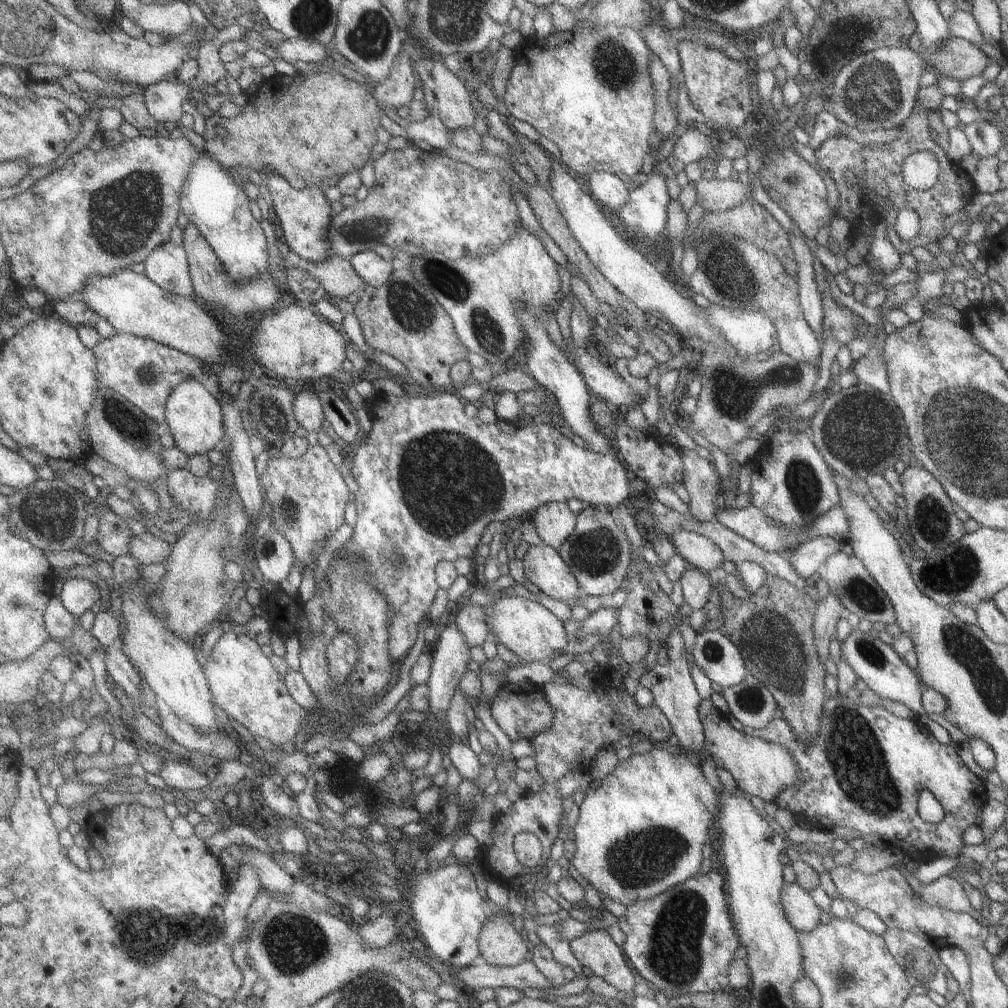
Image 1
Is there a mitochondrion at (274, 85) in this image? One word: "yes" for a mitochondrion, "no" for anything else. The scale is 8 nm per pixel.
no

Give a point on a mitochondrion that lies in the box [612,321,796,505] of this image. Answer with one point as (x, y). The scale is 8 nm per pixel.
(734, 396)

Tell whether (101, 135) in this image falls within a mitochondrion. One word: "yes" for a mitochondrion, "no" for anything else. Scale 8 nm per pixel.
no

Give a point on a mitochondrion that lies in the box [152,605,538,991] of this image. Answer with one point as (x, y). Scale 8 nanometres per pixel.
(293, 943)

